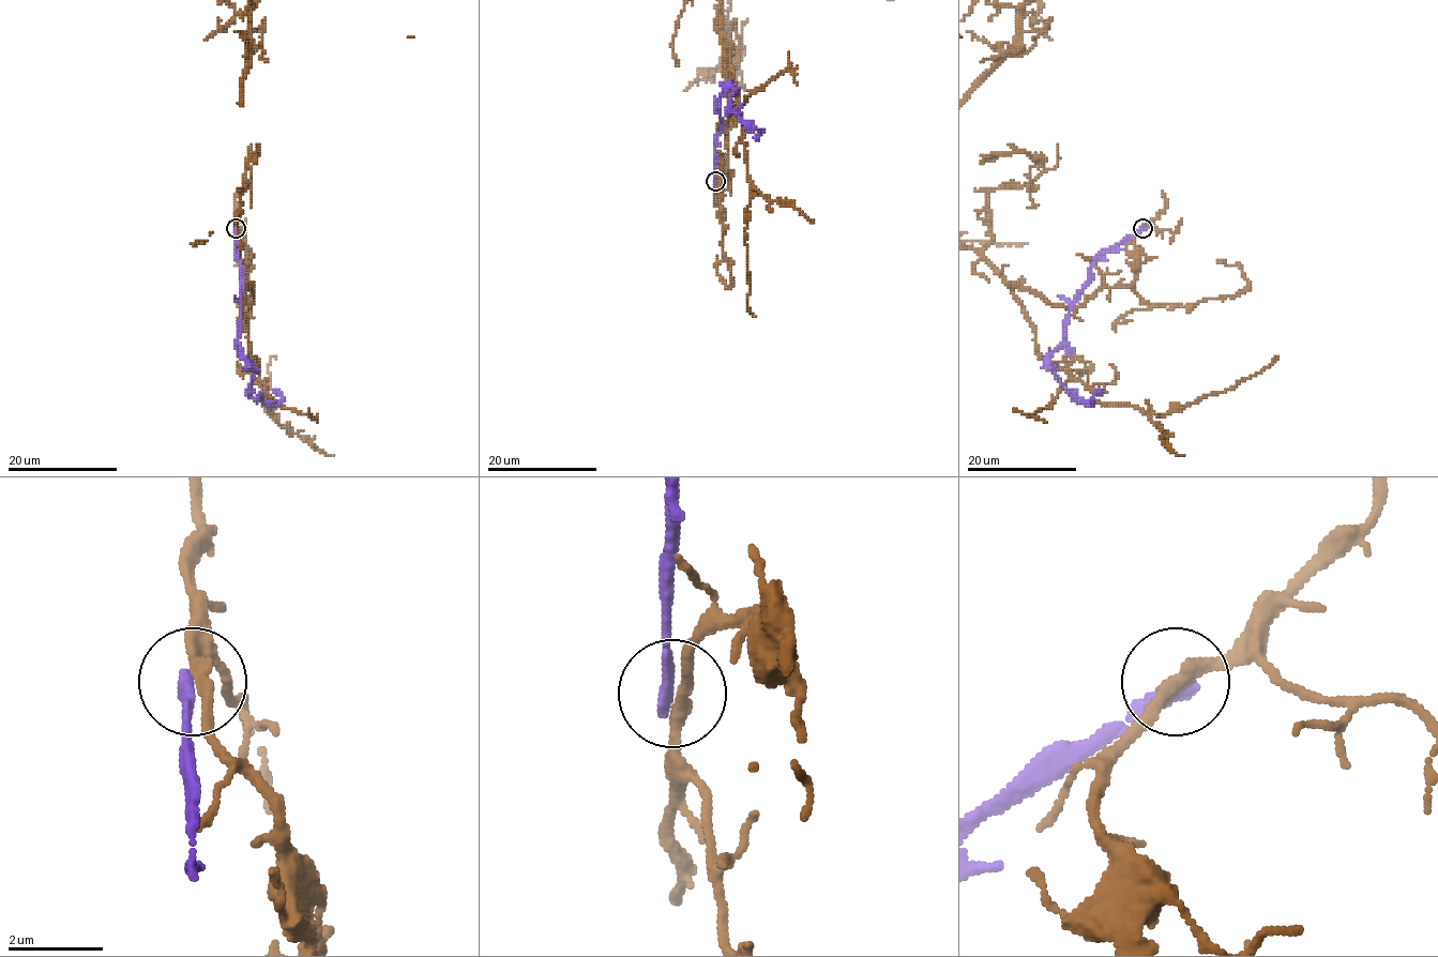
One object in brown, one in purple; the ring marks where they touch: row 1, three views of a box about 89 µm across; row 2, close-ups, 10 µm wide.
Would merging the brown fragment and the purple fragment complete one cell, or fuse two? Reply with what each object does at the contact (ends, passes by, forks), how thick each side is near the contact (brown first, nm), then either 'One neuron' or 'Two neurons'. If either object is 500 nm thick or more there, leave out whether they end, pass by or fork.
At the ring brown passes by. At the ring purple ends. Thickness 280 nm (brown) against 340 nm. Two neurons

